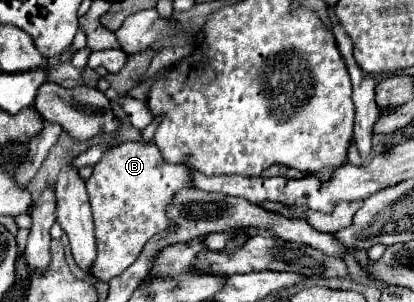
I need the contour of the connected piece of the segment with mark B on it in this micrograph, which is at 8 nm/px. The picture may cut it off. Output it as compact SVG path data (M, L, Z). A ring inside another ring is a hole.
M125 142L105 152L105 156L95 164L93 174L87 180L99 248L97 260L91 268L93 278L109 282L111 278L119 276L139 258L145 242L151 236L171 226L165 214L165 204L171 202L177 190L191 186L189 176L189 166L165 162L153 142Z

